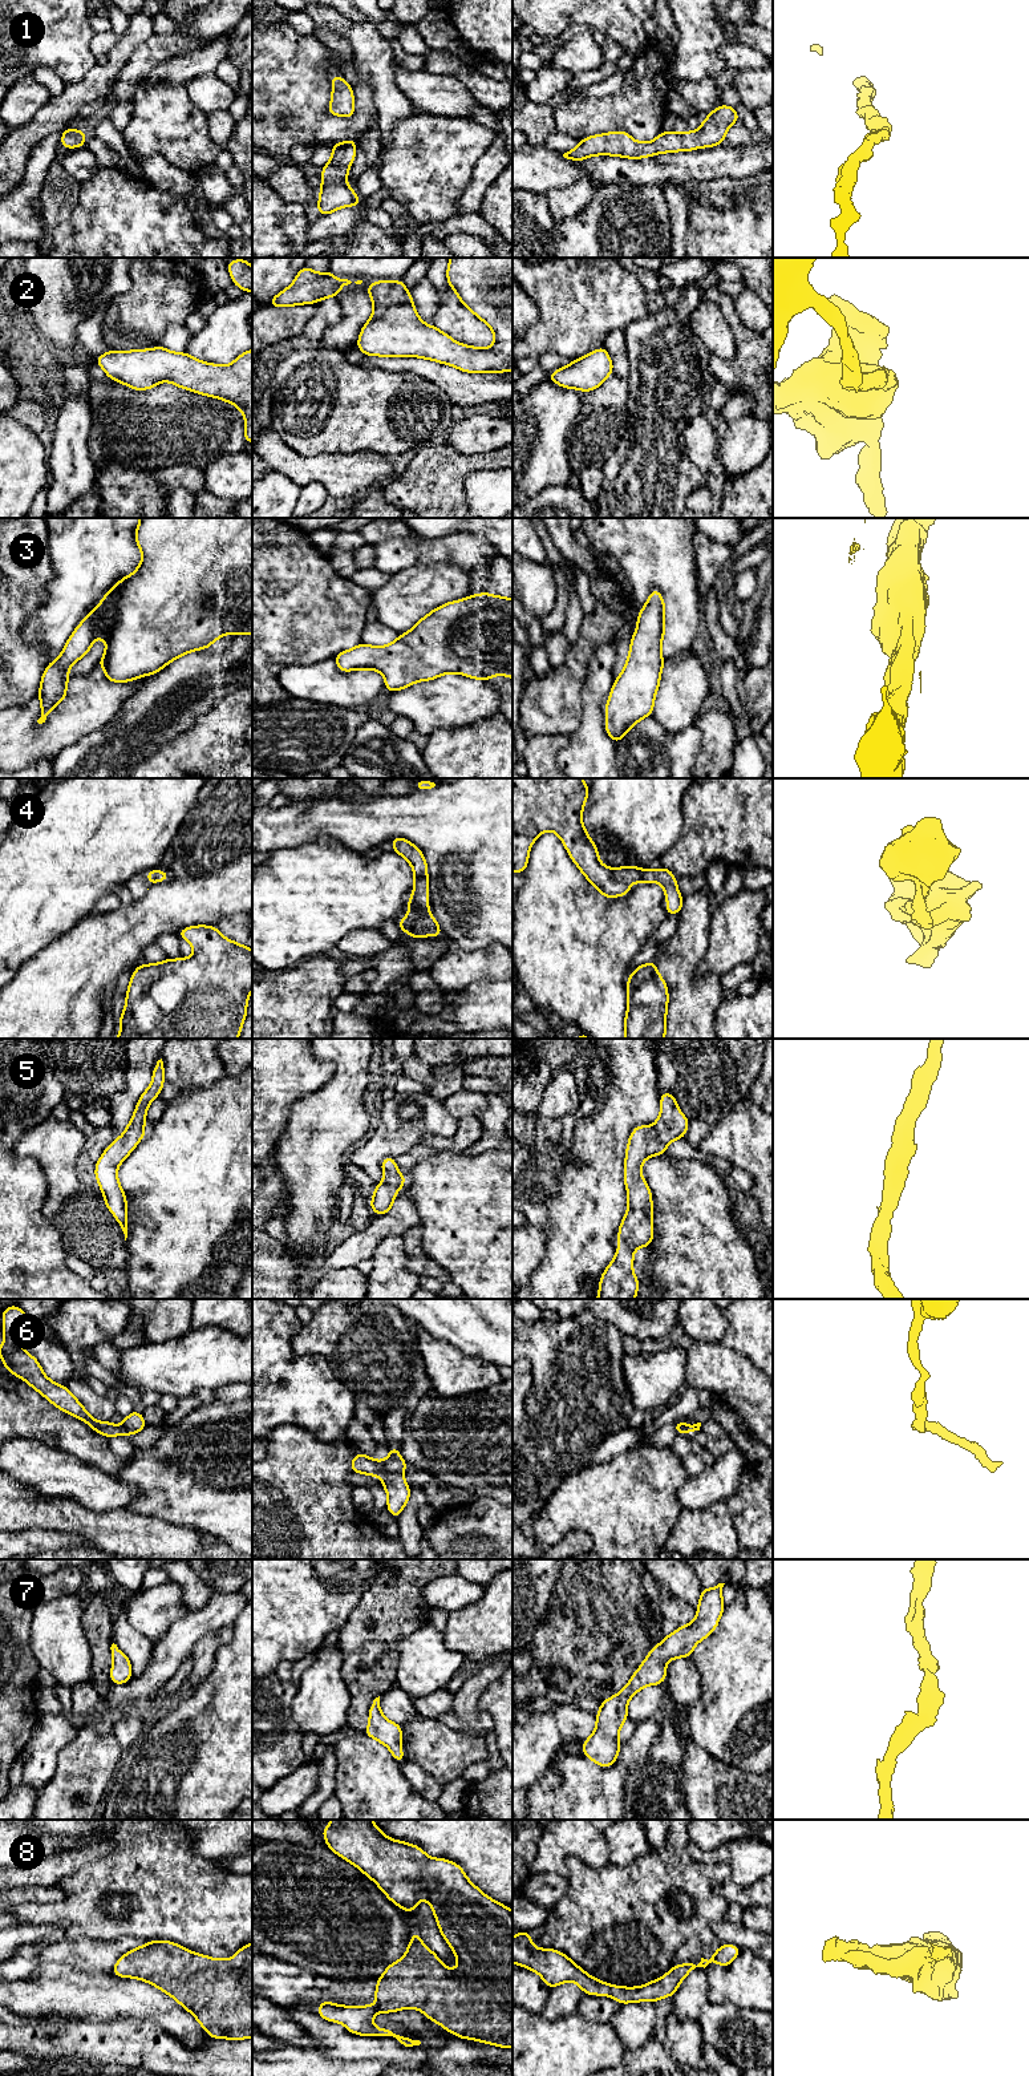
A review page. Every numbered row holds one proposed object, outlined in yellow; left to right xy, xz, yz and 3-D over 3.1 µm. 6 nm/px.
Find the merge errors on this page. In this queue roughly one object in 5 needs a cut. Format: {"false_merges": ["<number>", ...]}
{"false_merges": ["3", "6", "8"]}

